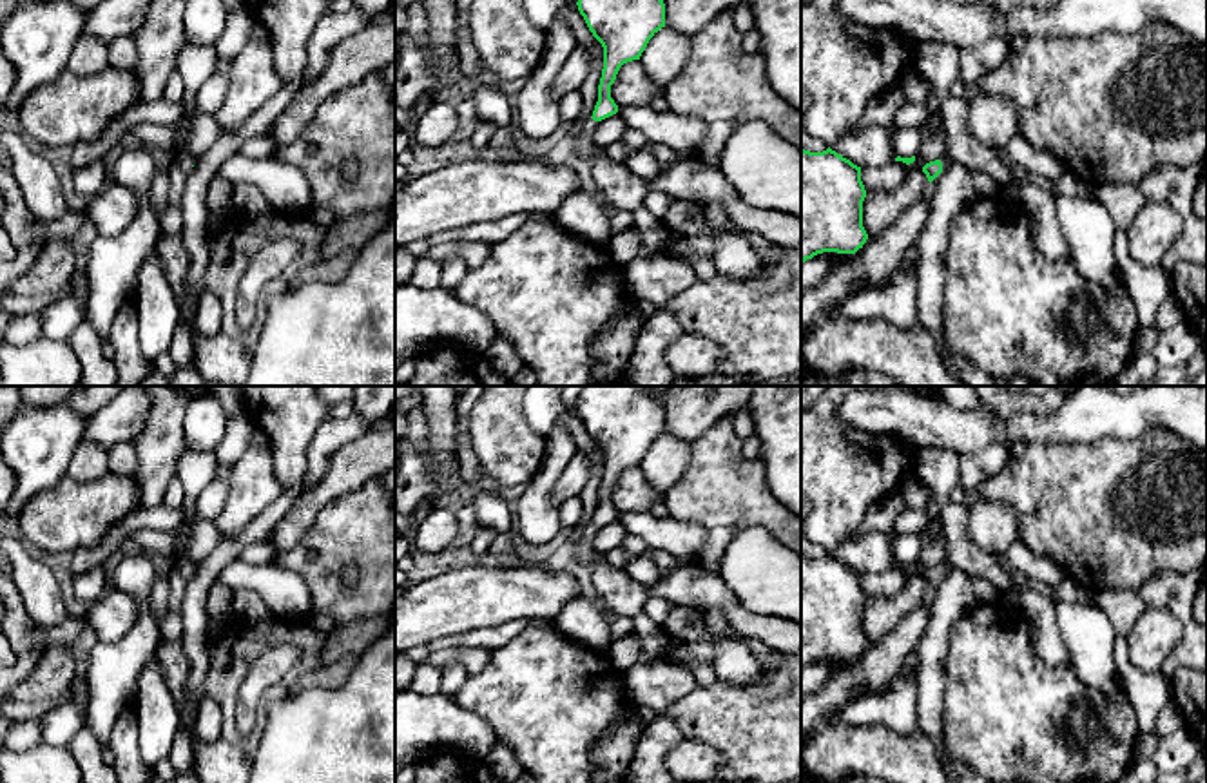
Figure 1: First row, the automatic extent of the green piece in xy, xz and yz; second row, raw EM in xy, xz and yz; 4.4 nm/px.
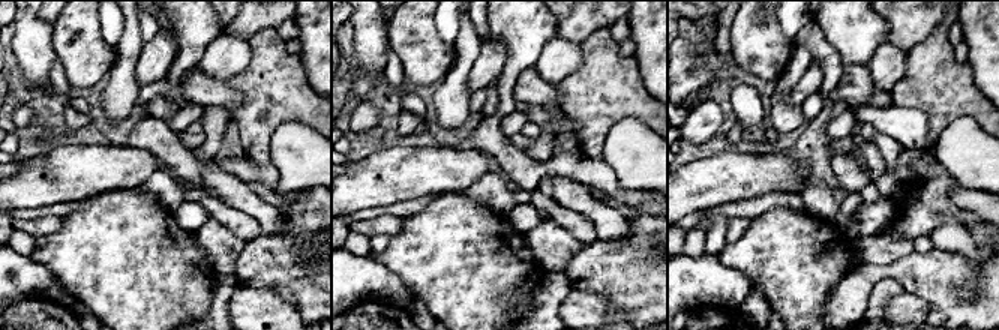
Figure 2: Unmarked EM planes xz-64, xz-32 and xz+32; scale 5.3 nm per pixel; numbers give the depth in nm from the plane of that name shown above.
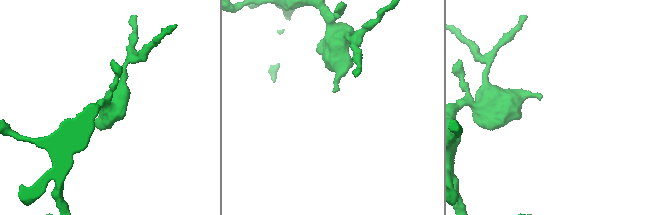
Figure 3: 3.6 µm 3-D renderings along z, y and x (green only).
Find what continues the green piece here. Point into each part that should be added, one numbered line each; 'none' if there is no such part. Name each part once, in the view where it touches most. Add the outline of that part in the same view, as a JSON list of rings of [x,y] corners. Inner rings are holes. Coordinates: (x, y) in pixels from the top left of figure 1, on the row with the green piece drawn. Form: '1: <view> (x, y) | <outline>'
1: yz (939, 62) | [[[919,40],[912,63],[919,74],[928,78],[933,92],[941,100],[941,118],[946,136],[946,154],[941,160],[942,169],[951,163],[962,165],[968,172],[982,170],[995,183],[1019,188],[1019,201],[1035,223],[1035,241],[1038,250],[1049,261],[1071,261],[1069,245],[1062,234],[1057,218],[1055,194],[1049,185],[1037,179],[1017,179],[999,152],[980,145],[968,129],[968,103],[962,98],[953,98],[950,87],[959,80],[959,49],[935,40]]]

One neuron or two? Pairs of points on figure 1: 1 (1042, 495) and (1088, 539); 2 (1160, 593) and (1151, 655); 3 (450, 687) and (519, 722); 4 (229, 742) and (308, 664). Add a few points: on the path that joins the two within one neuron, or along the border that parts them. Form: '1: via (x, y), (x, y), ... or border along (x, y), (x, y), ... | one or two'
1: via (1053, 504), (1077, 528) | one
2: border along (1148, 604), (1178, 620), (1182, 638), (1173, 649) | two
3: border along (468, 675), (452, 696) | two
4: via (227, 700), (232, 667), (265, 635), (281, 635) | one

